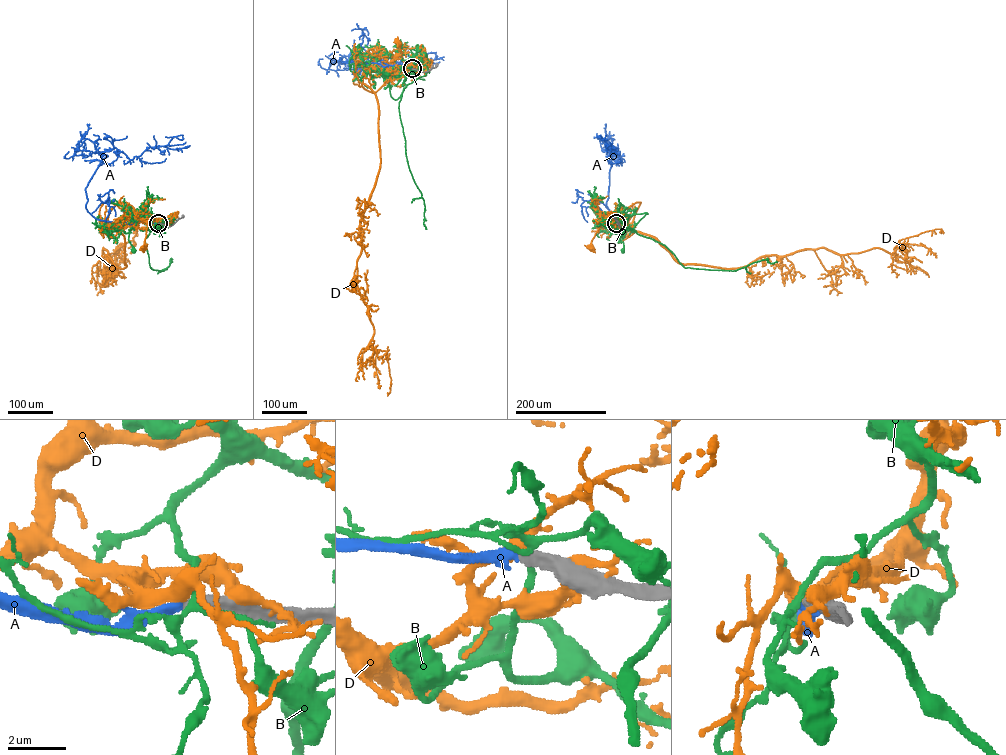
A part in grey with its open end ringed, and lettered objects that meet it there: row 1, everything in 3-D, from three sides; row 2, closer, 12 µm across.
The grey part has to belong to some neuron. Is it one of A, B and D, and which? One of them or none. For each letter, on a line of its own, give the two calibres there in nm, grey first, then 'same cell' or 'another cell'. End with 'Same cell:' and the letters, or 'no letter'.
A: 320 nm thick on the grey side, 340 nm on the other; same cell
B: 400 nm thick on the grey side, 200 nm on the other; another cell
D: 320 nm thick on the grey side, 440 nm on the other; another cell
Same cell: A

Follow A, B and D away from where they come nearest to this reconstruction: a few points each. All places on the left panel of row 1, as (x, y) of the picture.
A: (158, 223), (96, 219), (86, 208), (85, 188), (103, 152), (116, 148), (132, 160), (182, 135)
B: (158, 223), (158, 219), (133, 216), (128, 240), (134, 250)
D: (158, 223), (138, 215), (147, 224), (144, 247)

